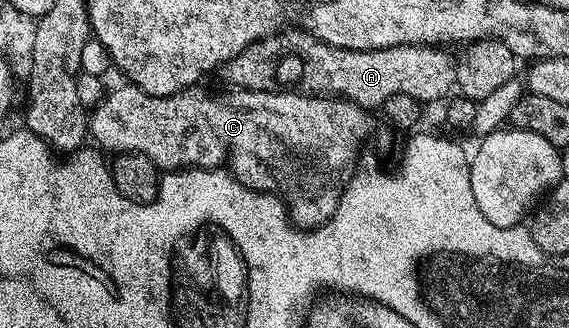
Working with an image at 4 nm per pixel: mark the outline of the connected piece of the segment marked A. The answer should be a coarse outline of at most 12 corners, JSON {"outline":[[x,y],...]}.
{"outline":[[281,30],[226,61],[233,89],[271,92],[301,56],[313,93],[383,109],[443,101],[456,64],[423,44],[342,50]]}

